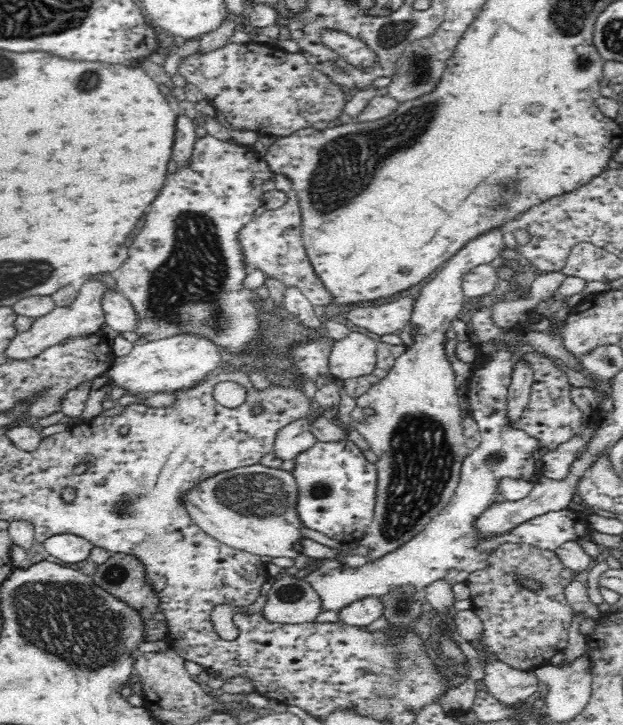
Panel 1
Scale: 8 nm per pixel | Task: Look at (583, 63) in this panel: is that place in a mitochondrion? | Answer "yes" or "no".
yes

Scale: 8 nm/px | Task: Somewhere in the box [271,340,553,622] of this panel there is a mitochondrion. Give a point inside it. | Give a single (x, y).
(422, 456)

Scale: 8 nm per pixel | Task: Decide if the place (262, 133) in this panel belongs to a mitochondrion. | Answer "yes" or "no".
no

